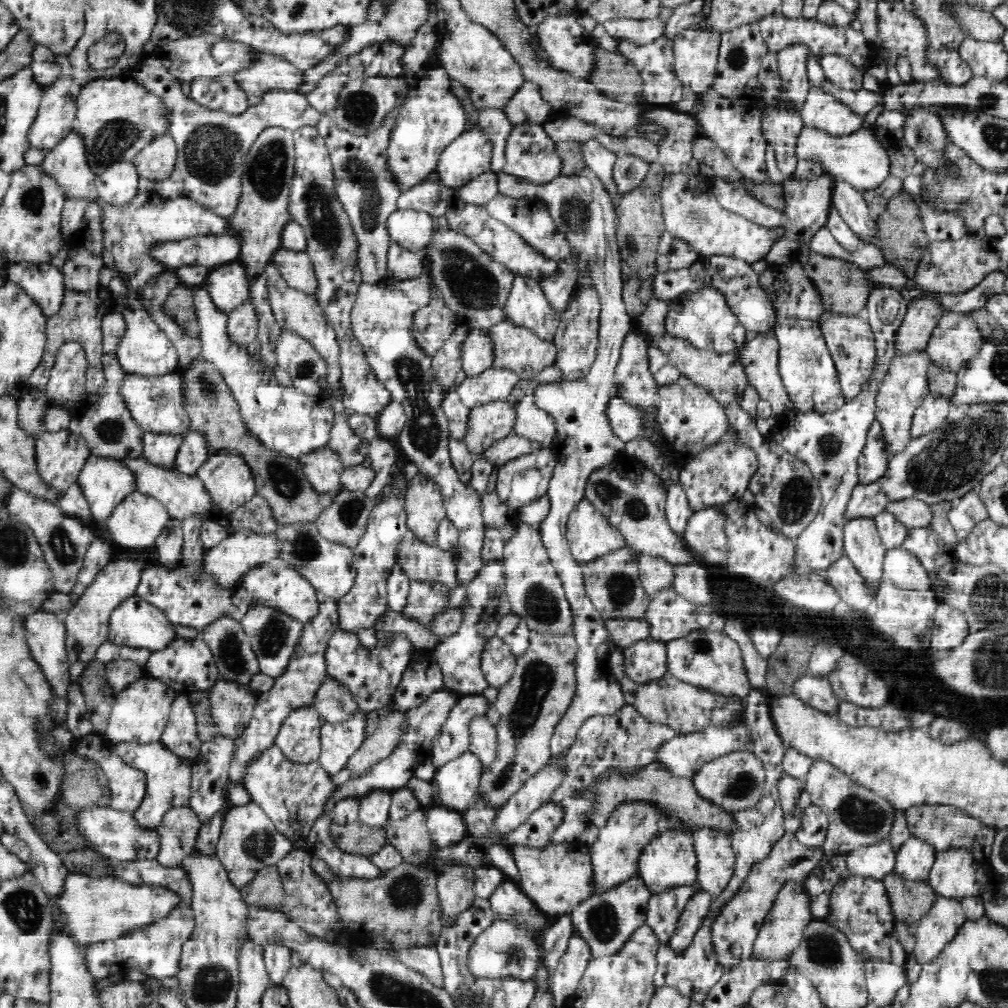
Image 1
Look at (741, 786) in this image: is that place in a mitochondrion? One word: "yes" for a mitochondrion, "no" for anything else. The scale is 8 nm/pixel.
yes

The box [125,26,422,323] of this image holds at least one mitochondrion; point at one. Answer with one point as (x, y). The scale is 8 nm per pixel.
(212, 151)

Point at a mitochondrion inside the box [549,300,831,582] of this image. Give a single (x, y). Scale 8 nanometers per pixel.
(621, 488)

